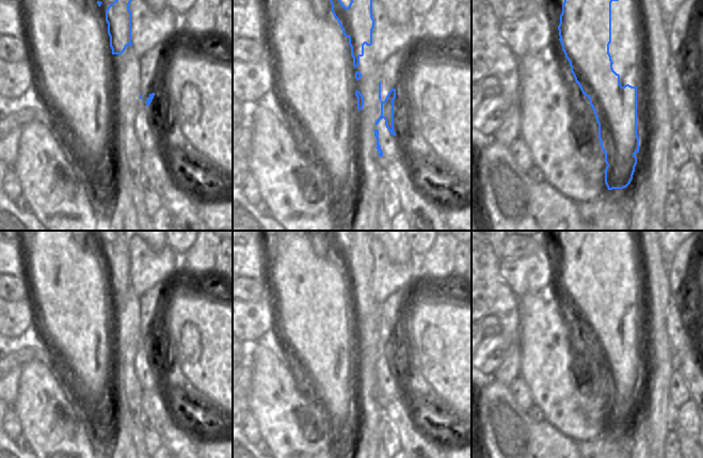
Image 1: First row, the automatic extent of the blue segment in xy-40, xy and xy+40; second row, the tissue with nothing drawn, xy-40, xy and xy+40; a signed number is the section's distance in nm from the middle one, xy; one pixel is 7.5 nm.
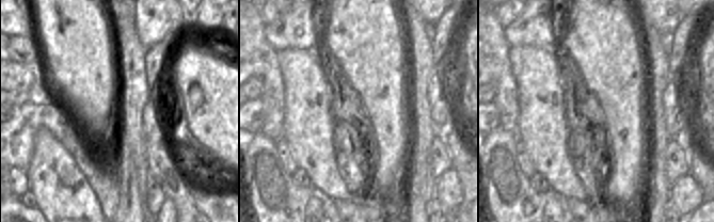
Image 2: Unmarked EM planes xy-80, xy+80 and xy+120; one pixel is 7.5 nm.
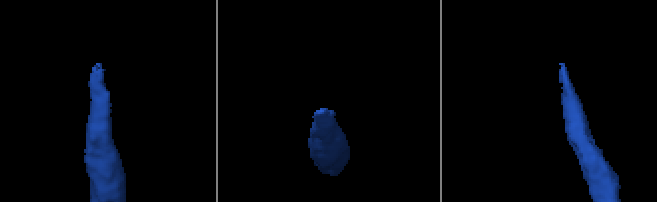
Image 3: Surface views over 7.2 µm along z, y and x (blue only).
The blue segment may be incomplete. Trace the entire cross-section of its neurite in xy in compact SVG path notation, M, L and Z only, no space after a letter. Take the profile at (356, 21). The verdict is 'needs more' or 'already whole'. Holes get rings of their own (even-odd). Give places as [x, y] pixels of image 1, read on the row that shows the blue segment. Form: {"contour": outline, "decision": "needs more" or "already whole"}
{"contour": "M289 0L289 6L291 23L298 30L295 51L300 54L304 77L325 97L320 100L323 105L323 113L335 121L351 119L351 73L347 58L347 45L351 47L355 68L360 64L360 58L364 56L364 45L372 45L374 19L372 0L351 0L348 7L342 4L341 0L330 0L330 2L337 23L320 16L313 0Z", "decision": "needs more"}

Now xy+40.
{"contour": "M564 0L560 23L555 27L547 13L546 6L538 6L532 11L530 5L529 16L532 19L529 29L537 29L539 38L534 42L530 52L539 54L539 66L543 77L554 85L556 91L564 97L559 101L562 105L562 113L570 116L572 121L576 120L575 106L579 98L577 88L590 100L598 124L598 139L601 147L605 154L605 184L608 190L626 188L632 179L637 164L636 153L639 153L639 137L637 135L637 86L620 83L620 75L612 68L612 60L609 53L611 43L611 2L619 0Z", "decision": "needs more"}

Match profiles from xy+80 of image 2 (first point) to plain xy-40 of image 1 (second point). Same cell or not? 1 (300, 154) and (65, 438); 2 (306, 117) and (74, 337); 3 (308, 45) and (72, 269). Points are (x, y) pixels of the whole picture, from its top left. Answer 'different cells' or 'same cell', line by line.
1: same cell
2: same cell
3: same cell

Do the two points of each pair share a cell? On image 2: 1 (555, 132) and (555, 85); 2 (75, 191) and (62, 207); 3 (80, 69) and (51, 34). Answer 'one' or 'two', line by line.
1: two
2: one
3: two

